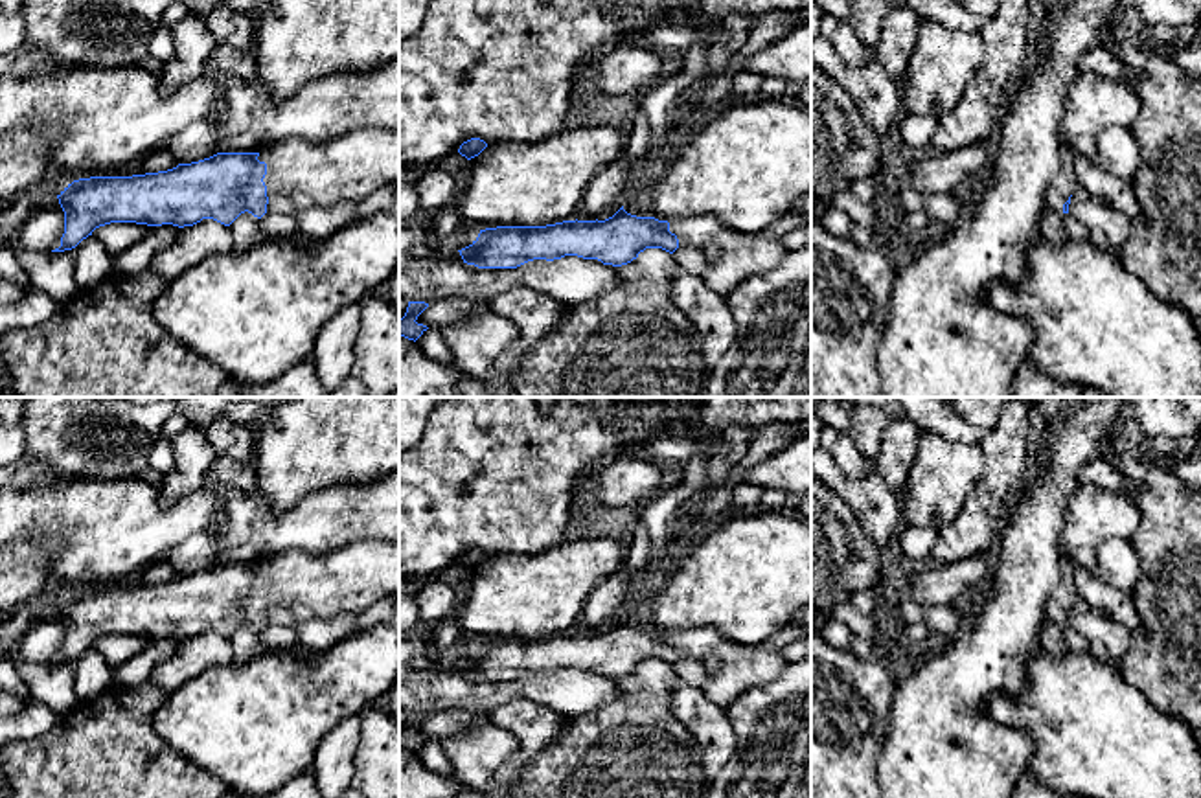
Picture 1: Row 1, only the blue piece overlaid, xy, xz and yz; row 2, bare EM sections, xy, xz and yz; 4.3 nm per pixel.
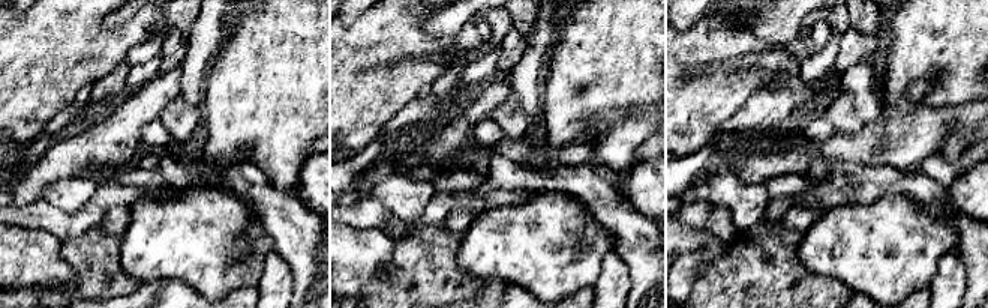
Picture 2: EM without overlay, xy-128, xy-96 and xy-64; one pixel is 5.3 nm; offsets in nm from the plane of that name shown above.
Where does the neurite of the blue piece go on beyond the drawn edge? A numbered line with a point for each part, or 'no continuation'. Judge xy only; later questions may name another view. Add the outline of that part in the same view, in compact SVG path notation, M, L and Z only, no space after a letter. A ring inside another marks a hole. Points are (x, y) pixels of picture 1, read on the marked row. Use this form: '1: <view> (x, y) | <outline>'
1: xy (348, 168) | M364 127L324 143L285 140L261 147L257 160L267 164L267 197L305 195L316 206L360 202L373 188L399 178L399 131Z

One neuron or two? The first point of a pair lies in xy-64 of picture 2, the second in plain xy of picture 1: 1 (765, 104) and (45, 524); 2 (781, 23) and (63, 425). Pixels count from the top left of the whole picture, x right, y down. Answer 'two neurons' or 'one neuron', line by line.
1: one neuron
2: one neuron

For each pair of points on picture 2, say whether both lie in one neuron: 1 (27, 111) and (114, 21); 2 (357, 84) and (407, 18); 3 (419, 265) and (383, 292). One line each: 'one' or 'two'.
1: two
2: one
3: one

